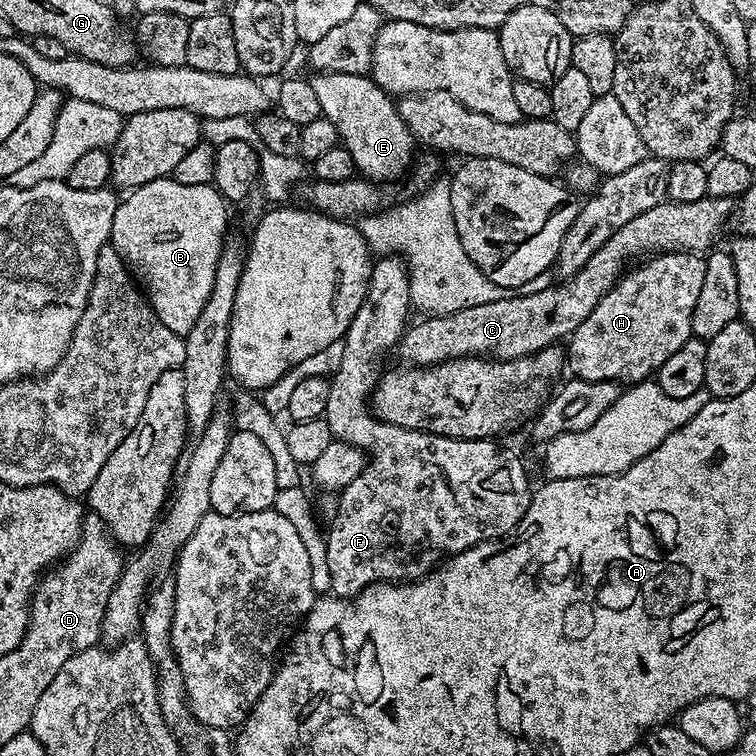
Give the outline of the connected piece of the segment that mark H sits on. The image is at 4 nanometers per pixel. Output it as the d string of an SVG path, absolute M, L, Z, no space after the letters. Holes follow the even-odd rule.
M669 252L666 259L653 263L657 264L652 272L629 271L619 277L598 306L594 306L590 318L586 318L567 341L567 371L577 380L614 380L624 386L649 379L670 354L693 339L694 306L706 279L704 261L705 257L695 252ZM680 288L684 288L684 304L660 304L674 299Z

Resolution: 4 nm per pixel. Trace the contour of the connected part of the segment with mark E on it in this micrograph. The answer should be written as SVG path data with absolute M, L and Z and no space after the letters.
M316 72L311 81L321 116L334 122L336 135L344 148L350 150L350 158L354 158L361 177L392 182L395 176L403 177L409 171L414 160L412 132L406 122L402 122L400 109L393 97L382 91L372 81L371 75Z

